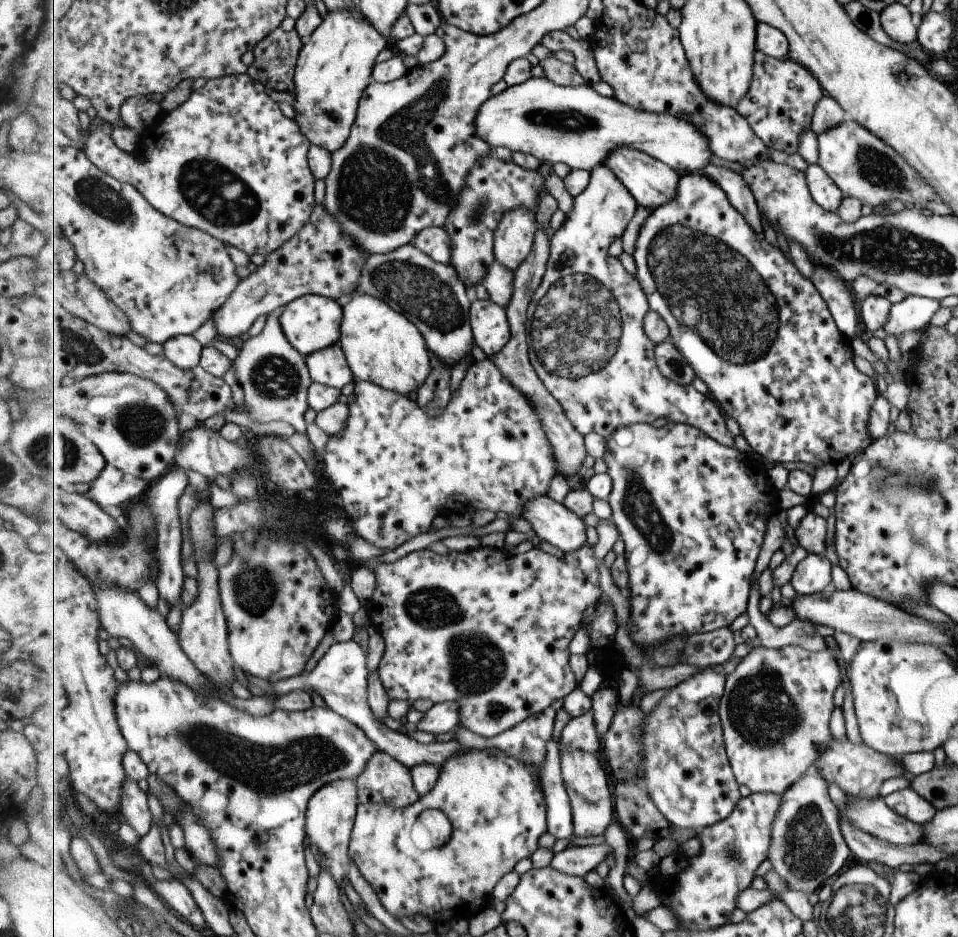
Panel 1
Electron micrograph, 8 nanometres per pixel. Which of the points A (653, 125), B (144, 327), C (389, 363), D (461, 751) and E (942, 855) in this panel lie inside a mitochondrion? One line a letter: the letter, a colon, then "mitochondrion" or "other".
A: other
B: other
C: other
D: other
E: other

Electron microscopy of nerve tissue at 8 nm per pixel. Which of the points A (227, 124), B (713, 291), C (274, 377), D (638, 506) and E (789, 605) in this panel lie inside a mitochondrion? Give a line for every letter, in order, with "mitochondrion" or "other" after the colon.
A: other
B: mitochondrion
C: mitochondrion
D: mitochondrion
E: other

